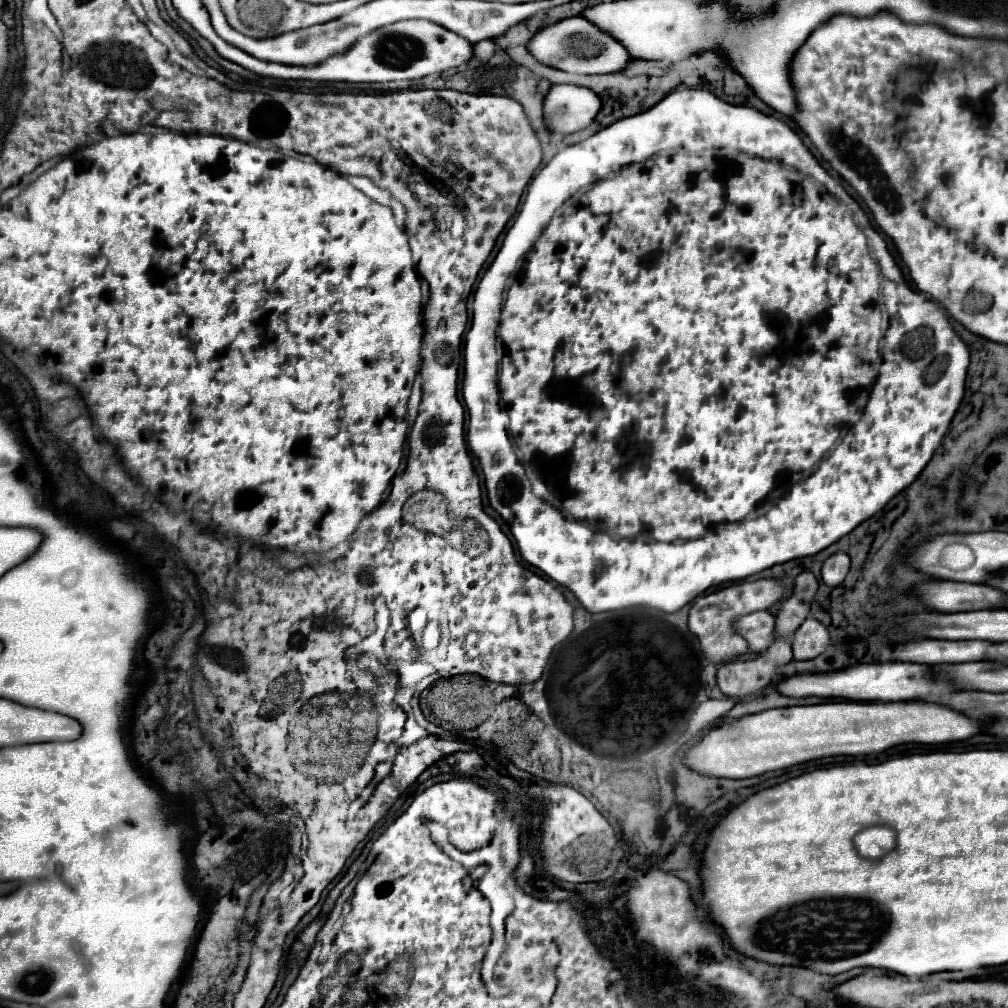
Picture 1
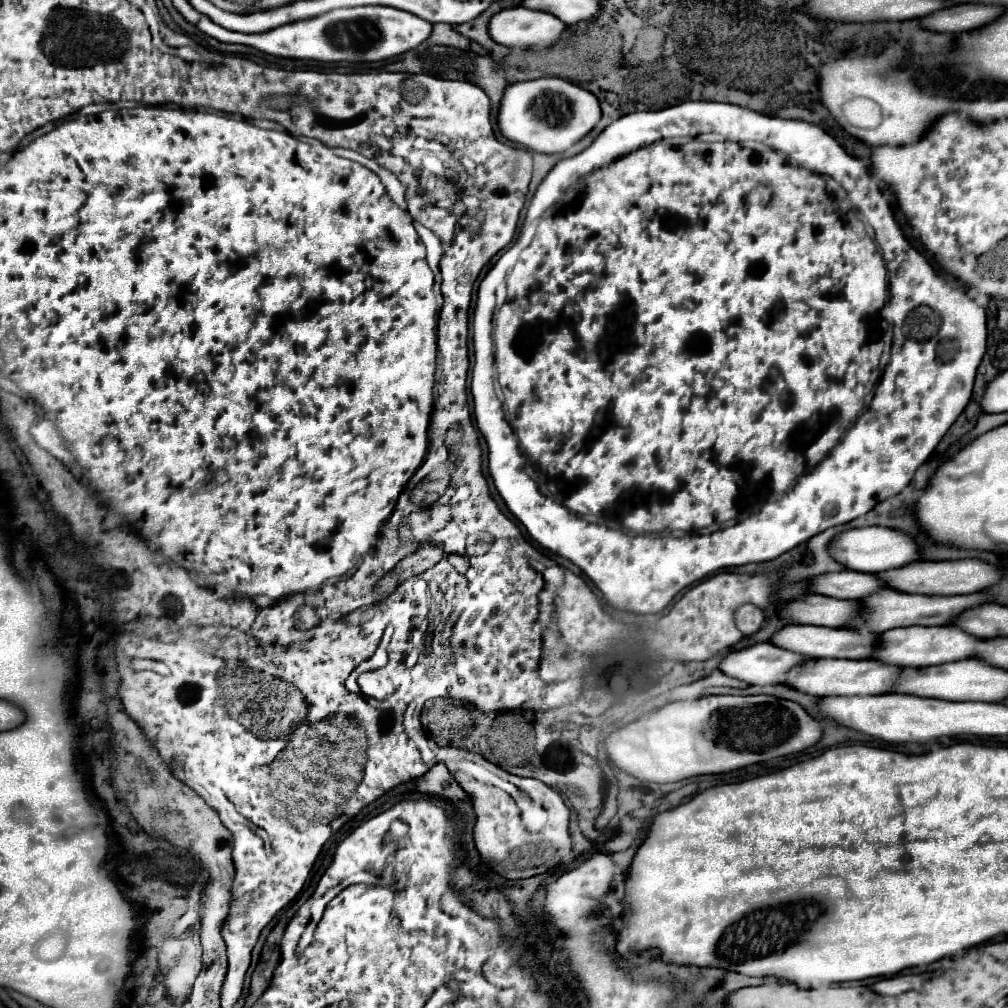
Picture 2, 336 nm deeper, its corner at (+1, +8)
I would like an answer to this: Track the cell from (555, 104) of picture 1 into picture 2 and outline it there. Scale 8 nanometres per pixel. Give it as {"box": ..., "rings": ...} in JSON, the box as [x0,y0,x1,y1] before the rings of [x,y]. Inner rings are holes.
{"box":[498,76,600,154],"rings":[[[544,76],[506,86],[498,110],[498,128],[506,140],[522,144],[530,152],[560,154],[580,142],[598,124],[600,116],[600,104],[592,92],[564,78]]]}

